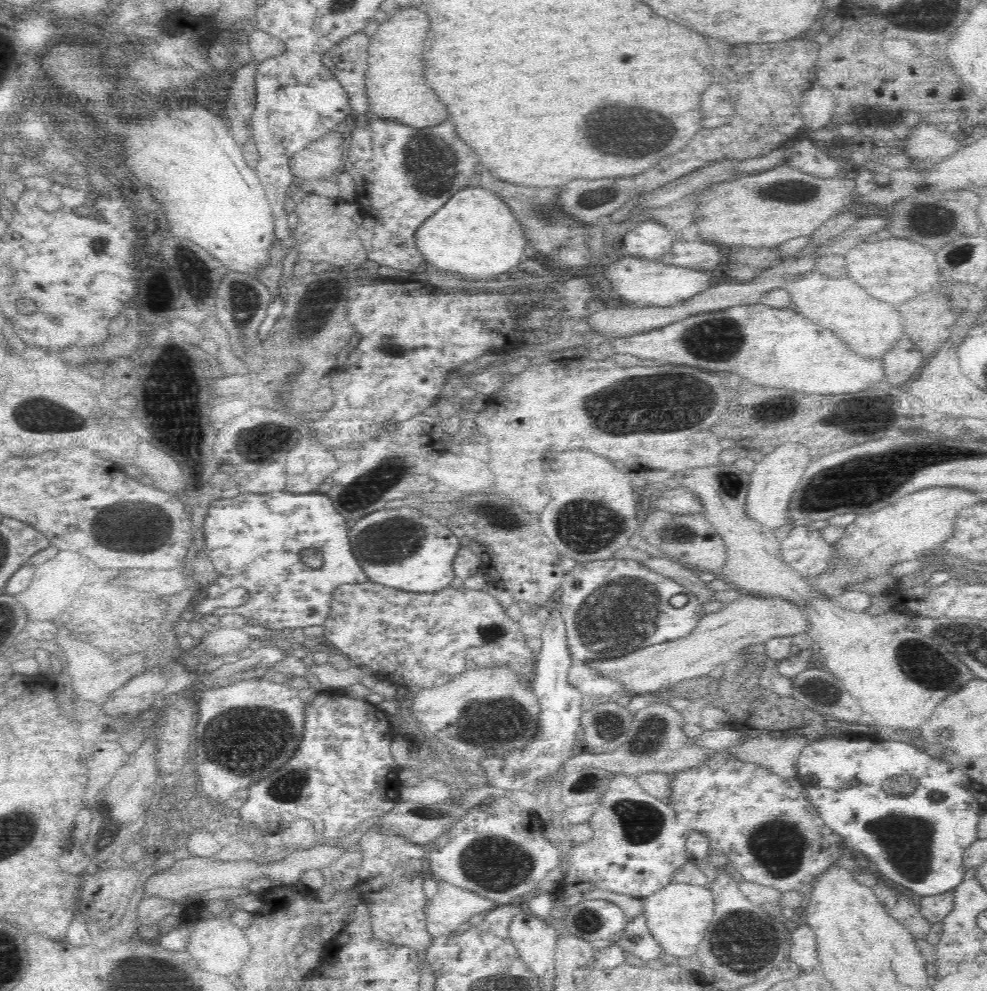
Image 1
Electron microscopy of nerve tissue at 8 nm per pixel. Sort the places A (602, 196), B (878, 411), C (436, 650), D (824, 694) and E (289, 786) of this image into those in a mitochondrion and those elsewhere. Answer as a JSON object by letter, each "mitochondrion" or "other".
{"A":"mitochondrion","B":"mitochondrion","C":"other","D":"mitochondrion","E":"mitochondrion"}

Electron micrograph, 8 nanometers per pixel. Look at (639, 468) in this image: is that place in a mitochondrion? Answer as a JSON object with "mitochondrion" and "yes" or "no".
{"mitochondrion":"no"}

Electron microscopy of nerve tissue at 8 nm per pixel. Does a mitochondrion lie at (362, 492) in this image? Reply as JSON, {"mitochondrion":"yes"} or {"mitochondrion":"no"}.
{"mitochondrion":"yes"}

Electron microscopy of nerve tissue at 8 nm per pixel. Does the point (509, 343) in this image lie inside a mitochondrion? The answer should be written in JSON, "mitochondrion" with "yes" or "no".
{"mitochondrion":"no"}

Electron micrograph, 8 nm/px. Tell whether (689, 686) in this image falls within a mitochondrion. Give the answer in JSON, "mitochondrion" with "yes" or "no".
{"mitochondrion":"no"}

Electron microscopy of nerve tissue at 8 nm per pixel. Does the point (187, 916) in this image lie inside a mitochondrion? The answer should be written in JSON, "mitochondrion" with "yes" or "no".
{"mitochondrion":"no"}

